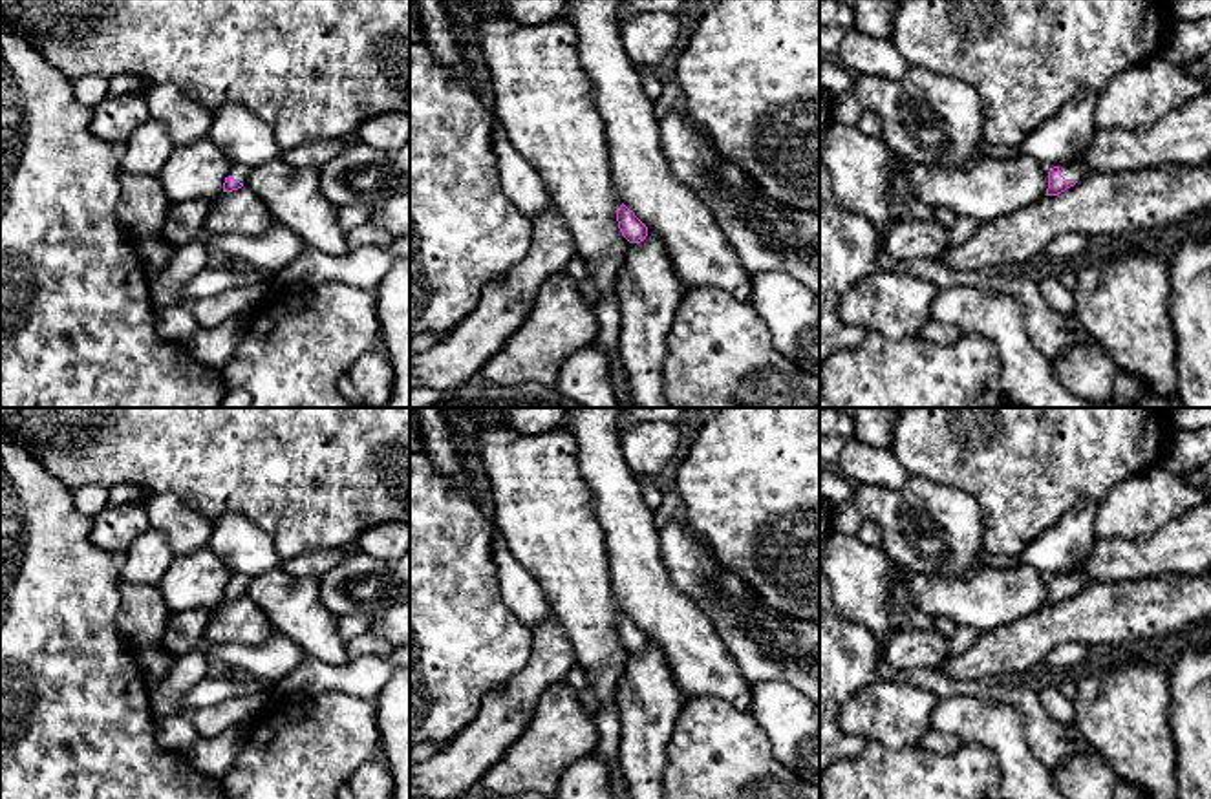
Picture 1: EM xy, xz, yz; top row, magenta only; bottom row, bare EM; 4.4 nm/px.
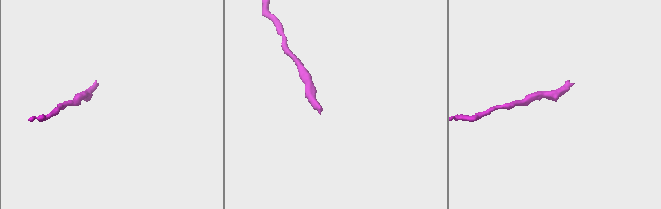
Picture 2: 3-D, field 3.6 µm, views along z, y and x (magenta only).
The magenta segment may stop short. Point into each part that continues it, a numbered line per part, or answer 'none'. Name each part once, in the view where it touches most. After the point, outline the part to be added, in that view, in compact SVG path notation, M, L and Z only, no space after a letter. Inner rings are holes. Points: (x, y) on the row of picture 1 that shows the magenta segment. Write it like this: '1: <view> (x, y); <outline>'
1: yz (1069, 170); M1076 161L1059 165L1059 170L1065 179L1076 179L1076 181L1094 176L1094 170L1090 166Z

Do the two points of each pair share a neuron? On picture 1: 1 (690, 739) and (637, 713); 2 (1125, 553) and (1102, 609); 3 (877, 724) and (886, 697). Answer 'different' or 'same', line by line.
1: different
2: different
3: same

